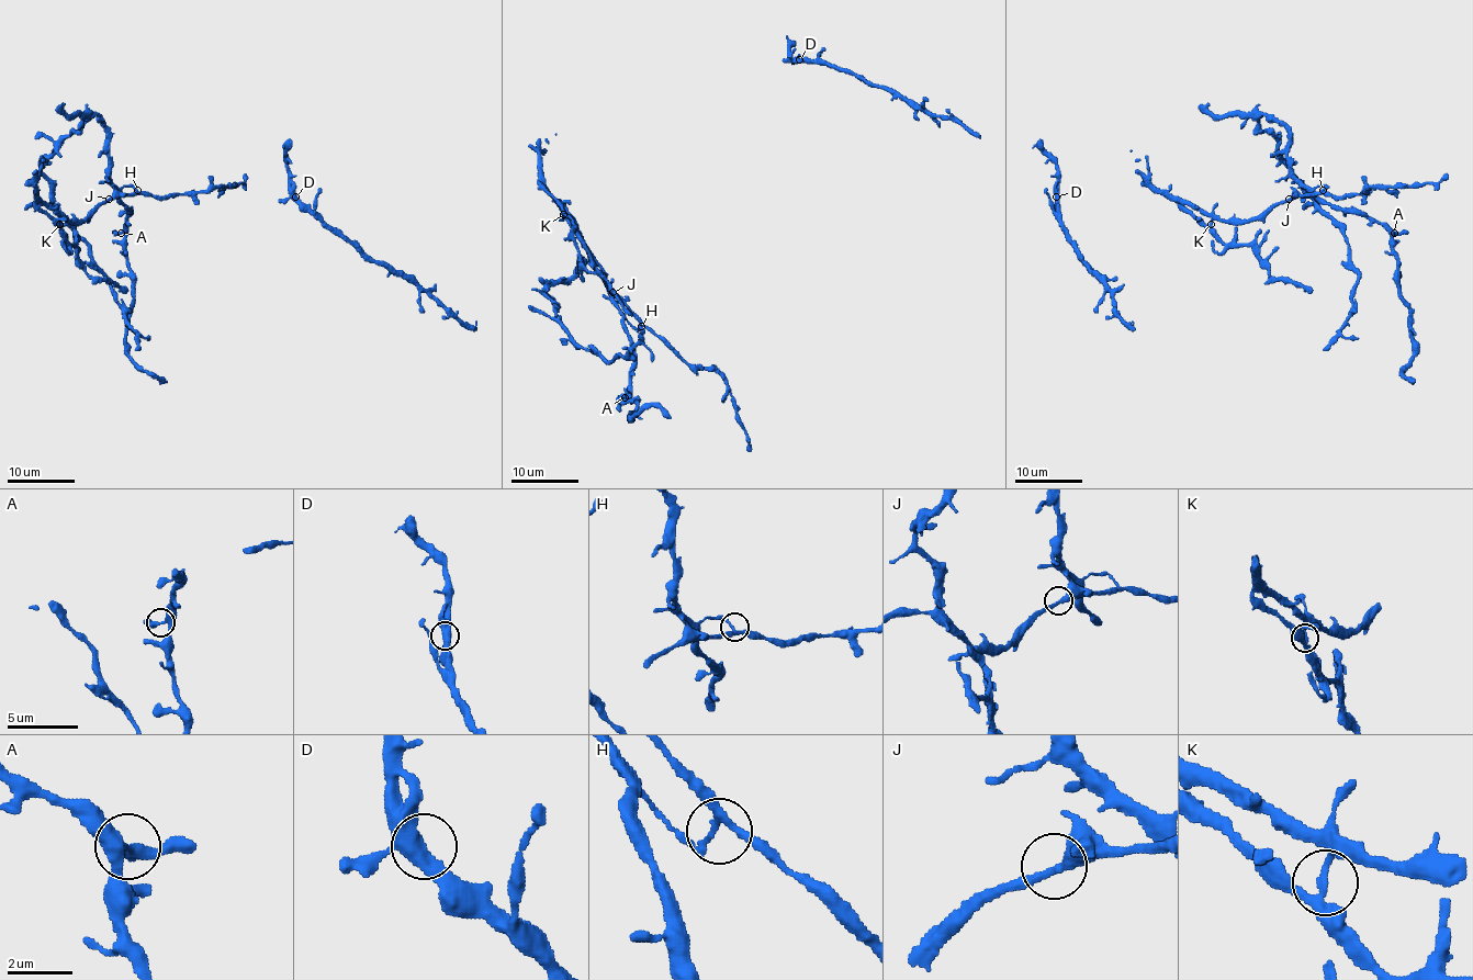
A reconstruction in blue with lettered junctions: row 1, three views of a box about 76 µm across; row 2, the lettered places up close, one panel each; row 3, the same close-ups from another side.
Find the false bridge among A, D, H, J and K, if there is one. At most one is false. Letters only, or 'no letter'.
no letter

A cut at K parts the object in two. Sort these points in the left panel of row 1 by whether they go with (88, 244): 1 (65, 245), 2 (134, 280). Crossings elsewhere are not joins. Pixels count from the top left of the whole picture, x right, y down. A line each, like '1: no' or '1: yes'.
1: no
2: yes

